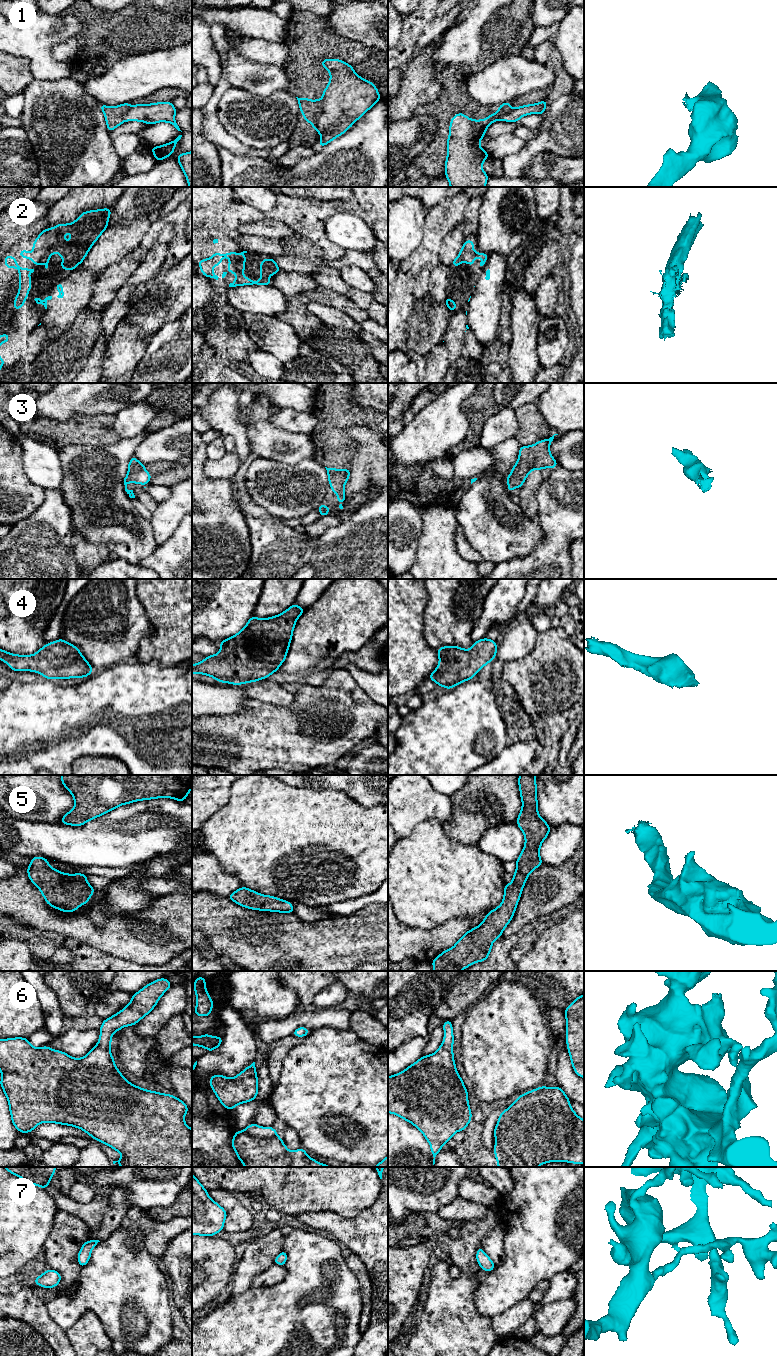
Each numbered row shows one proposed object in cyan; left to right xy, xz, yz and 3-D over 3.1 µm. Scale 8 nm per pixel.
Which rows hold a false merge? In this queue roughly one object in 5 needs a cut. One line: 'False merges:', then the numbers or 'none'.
False merges: 1

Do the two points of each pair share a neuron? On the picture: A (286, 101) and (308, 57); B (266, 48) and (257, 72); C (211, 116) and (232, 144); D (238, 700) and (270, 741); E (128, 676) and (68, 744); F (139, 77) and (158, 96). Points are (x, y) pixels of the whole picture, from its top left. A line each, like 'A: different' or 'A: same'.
A: different
B: different
C: same
D: different
E: same
F: different

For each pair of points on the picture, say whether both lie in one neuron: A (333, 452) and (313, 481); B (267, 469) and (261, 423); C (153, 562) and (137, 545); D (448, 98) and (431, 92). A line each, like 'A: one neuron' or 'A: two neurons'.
A: two neurons
B: two neurons
C: two neurons
D: two neurons

